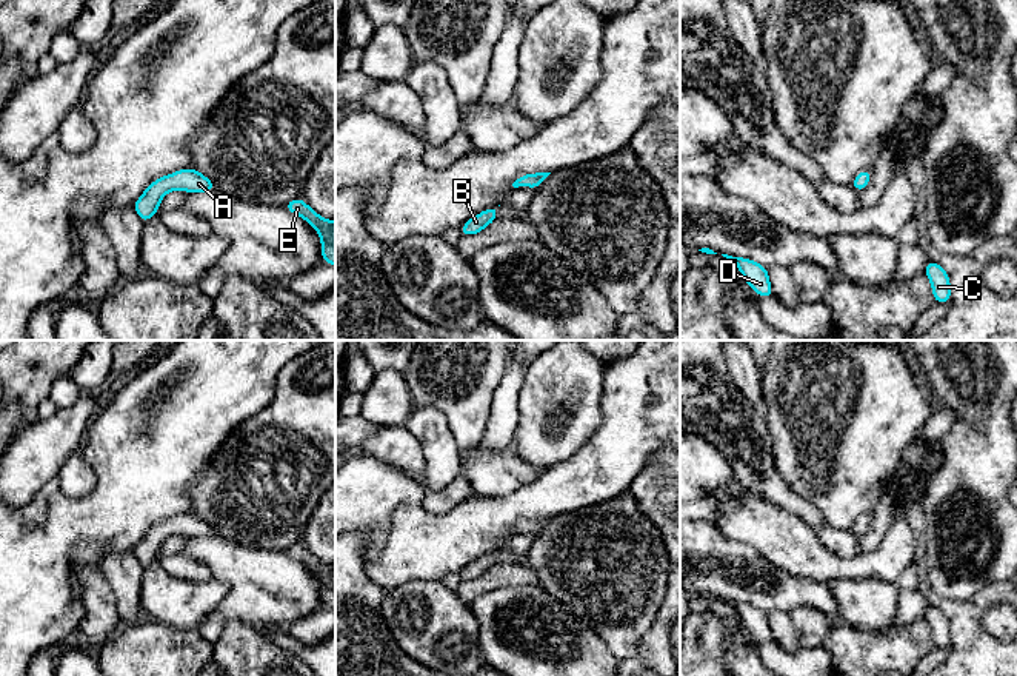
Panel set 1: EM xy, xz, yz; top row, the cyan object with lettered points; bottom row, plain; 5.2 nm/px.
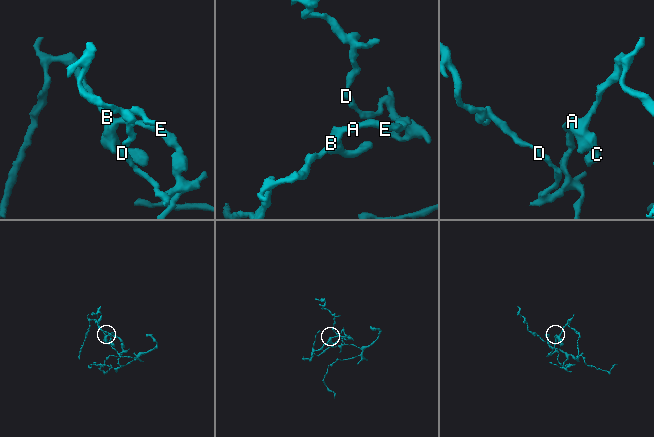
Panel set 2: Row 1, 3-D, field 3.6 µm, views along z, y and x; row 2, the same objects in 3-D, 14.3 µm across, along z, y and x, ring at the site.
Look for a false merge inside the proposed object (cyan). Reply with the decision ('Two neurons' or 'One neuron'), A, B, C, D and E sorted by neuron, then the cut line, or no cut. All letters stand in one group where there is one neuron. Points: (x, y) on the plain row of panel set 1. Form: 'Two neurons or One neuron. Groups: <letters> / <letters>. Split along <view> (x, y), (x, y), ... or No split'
One neuron. Groups: A B C D E. No split

